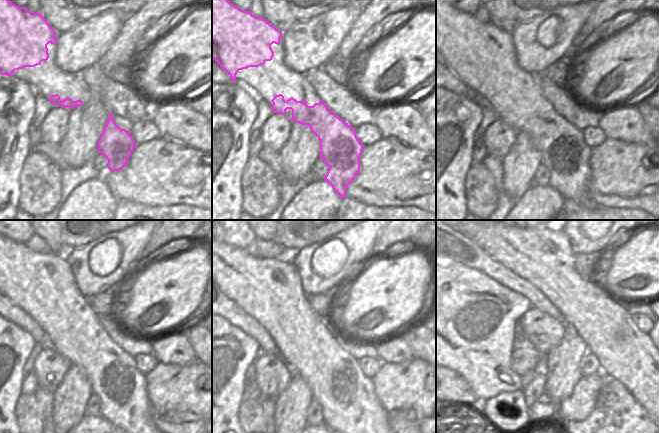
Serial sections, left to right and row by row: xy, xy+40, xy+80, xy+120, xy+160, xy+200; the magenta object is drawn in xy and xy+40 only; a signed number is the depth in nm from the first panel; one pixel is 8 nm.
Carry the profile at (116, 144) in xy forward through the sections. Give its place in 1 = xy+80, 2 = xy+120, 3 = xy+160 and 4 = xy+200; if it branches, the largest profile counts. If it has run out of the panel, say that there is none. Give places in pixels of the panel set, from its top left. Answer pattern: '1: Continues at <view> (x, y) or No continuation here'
1: Continues at xy+80 (561, 146)
2: Continues at xy+120 (114, 377)
3: Continues at xy+160 (349, 404)
4: Continues at xy+200 (577, 407).

